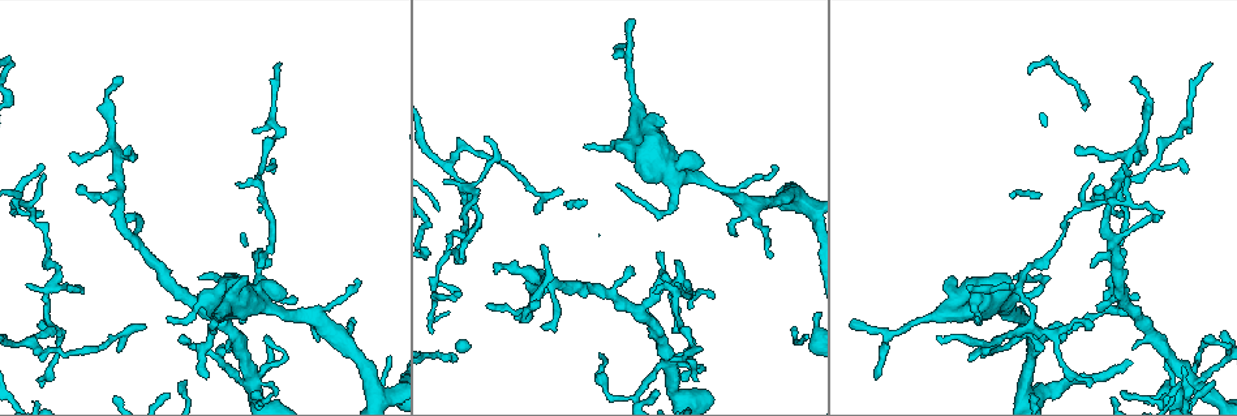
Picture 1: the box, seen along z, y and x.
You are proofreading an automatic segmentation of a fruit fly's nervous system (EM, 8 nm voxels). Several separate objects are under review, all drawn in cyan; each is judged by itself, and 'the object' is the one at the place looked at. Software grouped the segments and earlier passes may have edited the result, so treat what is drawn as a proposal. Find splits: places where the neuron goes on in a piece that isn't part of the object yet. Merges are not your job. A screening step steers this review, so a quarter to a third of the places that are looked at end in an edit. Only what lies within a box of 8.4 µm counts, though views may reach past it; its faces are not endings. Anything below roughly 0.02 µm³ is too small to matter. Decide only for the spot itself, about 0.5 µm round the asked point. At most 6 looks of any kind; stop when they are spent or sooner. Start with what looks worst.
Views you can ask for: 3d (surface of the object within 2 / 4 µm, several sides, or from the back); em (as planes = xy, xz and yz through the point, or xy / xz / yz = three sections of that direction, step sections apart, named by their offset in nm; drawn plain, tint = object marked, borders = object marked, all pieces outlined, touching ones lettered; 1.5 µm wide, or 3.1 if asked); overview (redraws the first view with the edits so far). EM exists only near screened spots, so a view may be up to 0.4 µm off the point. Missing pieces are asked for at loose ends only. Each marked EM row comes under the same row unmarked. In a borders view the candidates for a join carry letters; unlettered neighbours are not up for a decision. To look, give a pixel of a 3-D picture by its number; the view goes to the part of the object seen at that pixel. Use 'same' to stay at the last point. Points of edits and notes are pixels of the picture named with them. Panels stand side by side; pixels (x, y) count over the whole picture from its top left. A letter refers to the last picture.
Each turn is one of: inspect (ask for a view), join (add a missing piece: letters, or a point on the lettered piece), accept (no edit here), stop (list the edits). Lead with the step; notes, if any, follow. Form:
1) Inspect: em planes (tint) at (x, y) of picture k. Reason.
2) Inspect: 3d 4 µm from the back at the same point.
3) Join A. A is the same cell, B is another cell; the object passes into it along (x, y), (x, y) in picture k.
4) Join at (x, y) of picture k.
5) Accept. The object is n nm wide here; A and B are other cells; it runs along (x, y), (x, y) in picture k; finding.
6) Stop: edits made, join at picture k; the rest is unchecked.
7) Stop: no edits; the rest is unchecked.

Inspect: 3d 4 µm from the back at (1089, 327) of picture 1. Tapers out.

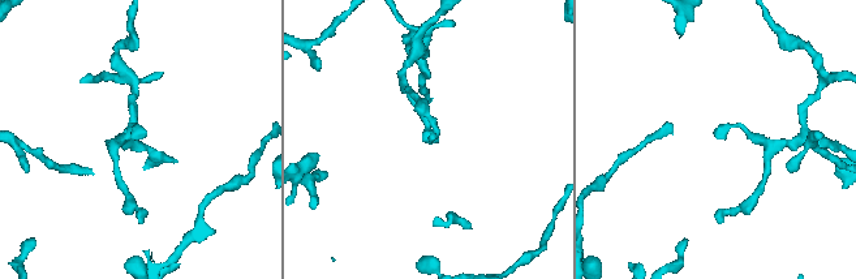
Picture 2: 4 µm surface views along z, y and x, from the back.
Inspect: em yz step 4 (tint) at (719, 136) of picture 2.

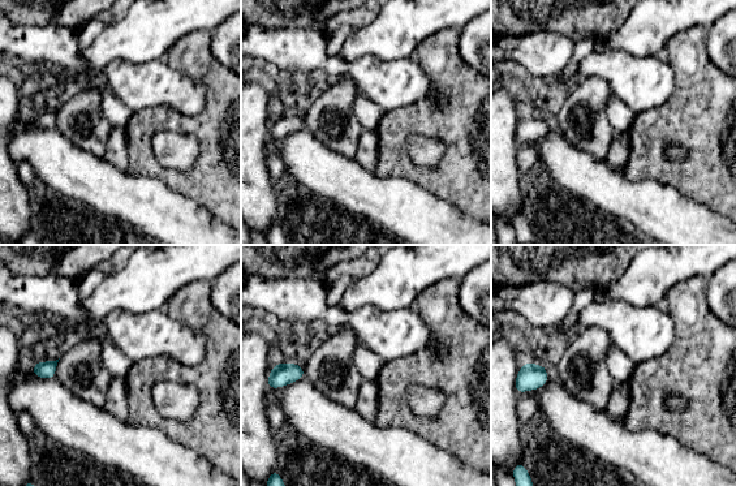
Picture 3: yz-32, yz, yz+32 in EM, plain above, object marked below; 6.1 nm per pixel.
Inspect: em planes (borders) at the same point. Cut it another way.

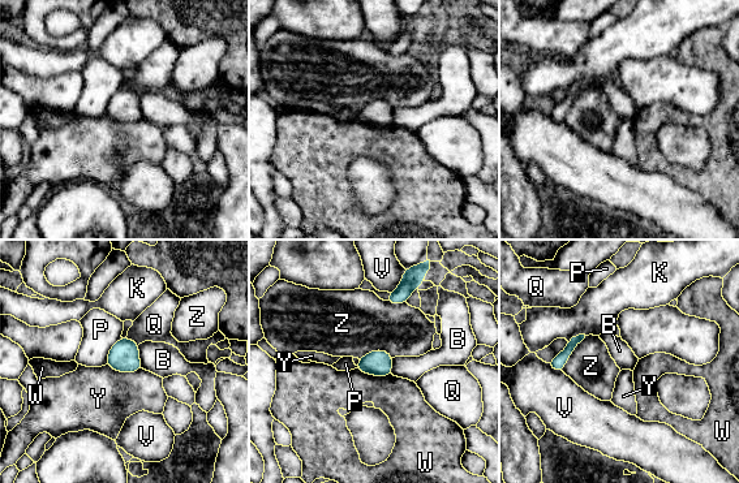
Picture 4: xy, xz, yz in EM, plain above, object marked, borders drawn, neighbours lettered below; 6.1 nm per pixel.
Accept. The object is 160 nm wide here; B, K, P, Q, V, W, Y and Z are other cells; a border runs along (106, 365), (125, 372), (142, 370) in picture 4; no lettered piece goes on from it.

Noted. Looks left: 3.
Inspect: 3d 2 µm at (275, 169) of picture 1. Thin end.

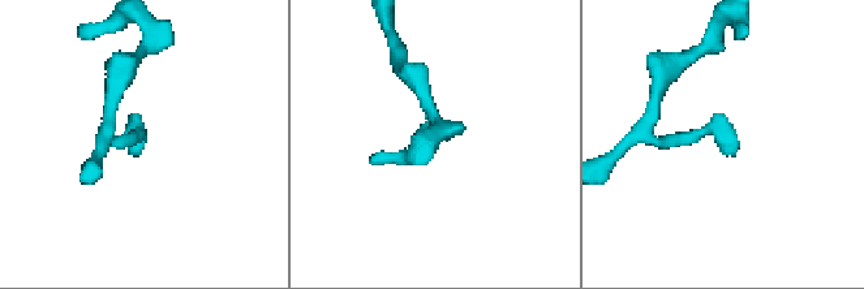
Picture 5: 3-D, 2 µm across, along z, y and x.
Inspect: em planes (tint) at (141, 145) of picture 5.

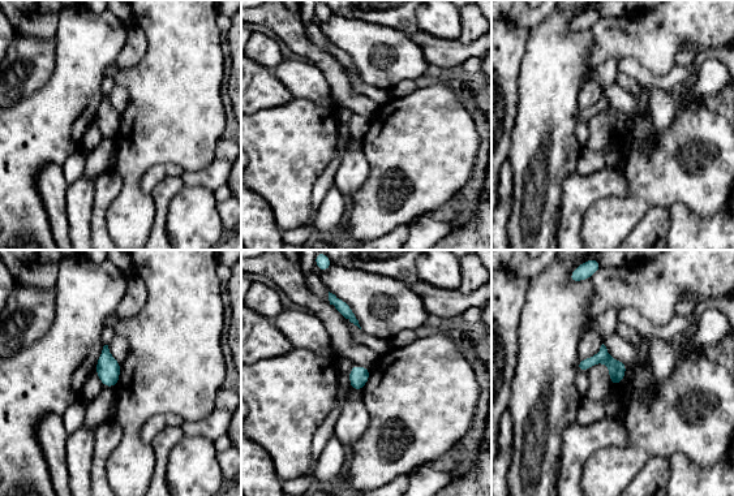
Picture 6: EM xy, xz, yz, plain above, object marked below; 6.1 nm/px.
Inspect: em planes (borders) at the same point.

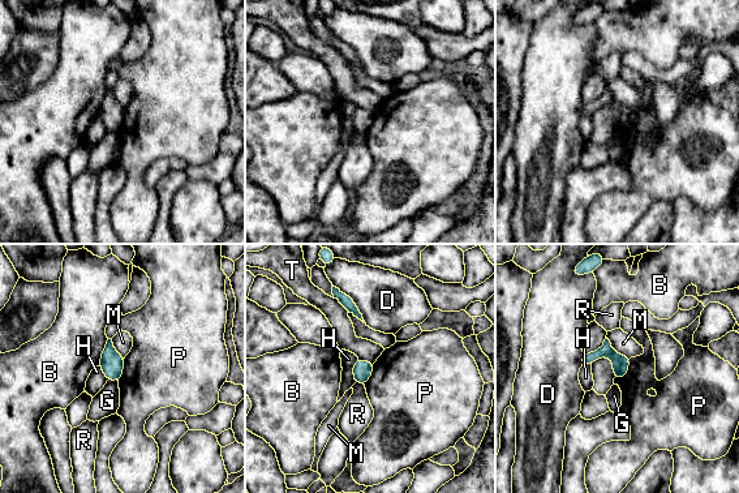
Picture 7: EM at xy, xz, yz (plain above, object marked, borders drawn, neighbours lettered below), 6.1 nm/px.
Accept. B, D, G, H, M, P, R and T are other cells; no lettered piece goes on from it.

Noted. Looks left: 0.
Stop: no edits; the rest is unchecked.

